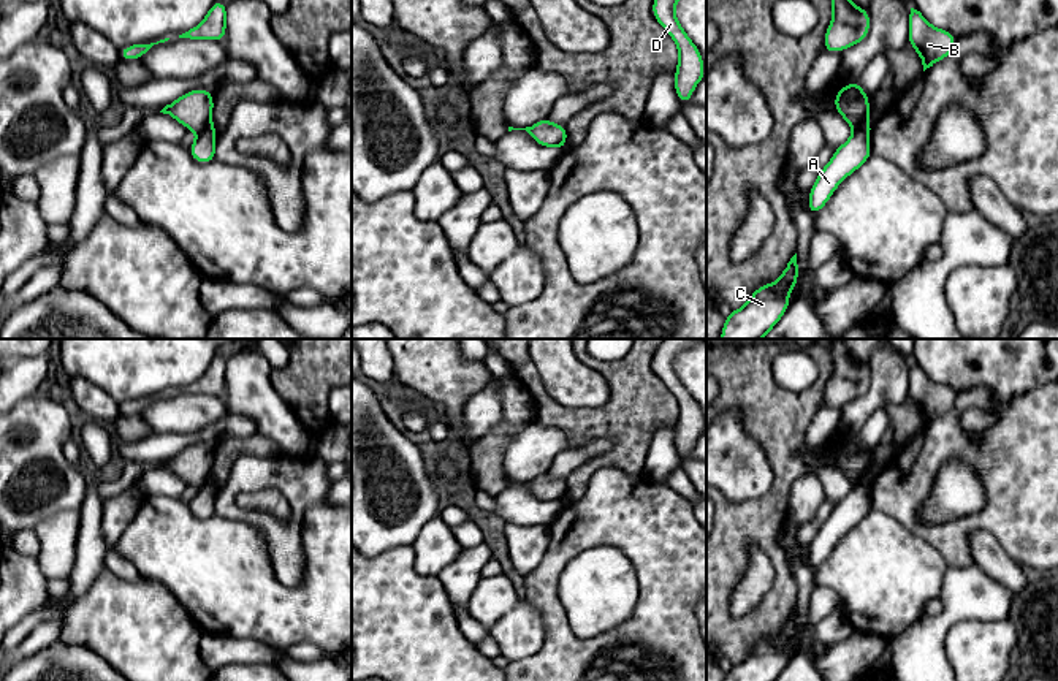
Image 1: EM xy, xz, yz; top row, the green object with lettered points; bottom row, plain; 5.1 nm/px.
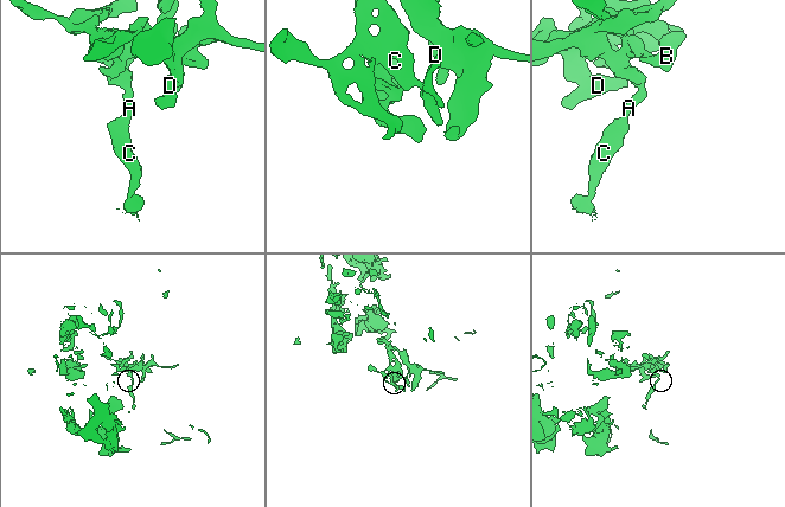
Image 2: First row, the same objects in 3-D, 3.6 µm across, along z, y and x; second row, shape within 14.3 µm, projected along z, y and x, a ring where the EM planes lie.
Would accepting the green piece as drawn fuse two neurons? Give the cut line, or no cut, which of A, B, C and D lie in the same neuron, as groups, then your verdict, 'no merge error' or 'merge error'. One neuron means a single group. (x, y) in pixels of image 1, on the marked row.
cut yz (868, 121), (856, 130); groups A C / B D; merge error

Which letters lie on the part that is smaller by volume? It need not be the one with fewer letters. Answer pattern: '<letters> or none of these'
B, D

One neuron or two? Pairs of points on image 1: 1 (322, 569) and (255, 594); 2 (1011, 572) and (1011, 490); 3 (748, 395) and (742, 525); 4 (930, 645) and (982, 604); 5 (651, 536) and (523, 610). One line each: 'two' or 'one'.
1: one
2: two
3: one
4: one
5: two

